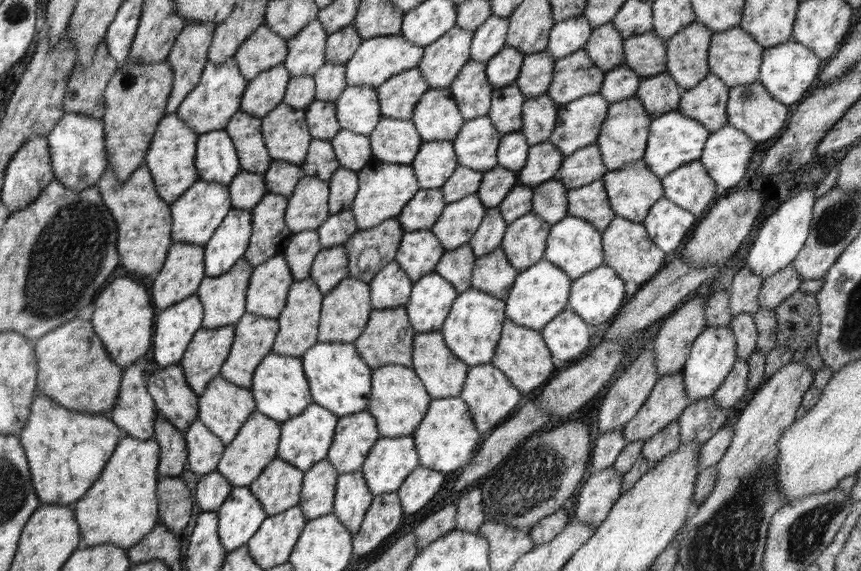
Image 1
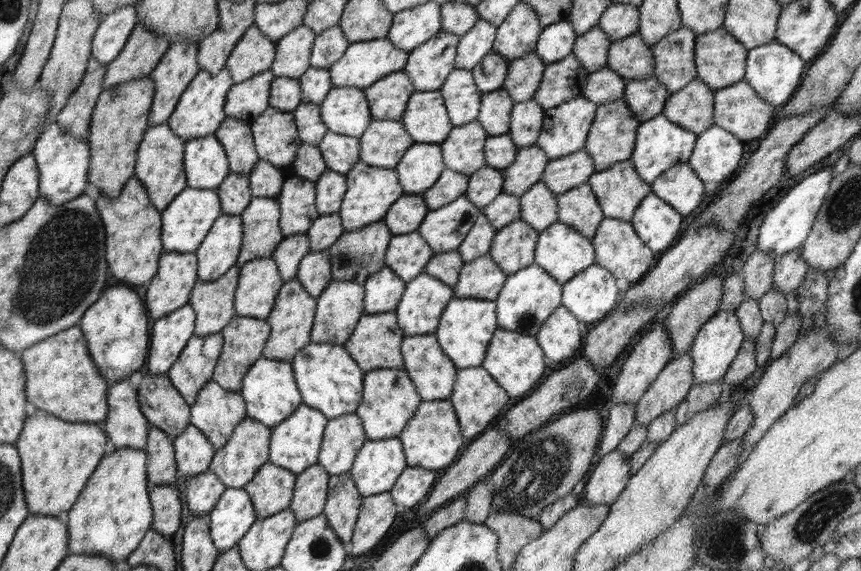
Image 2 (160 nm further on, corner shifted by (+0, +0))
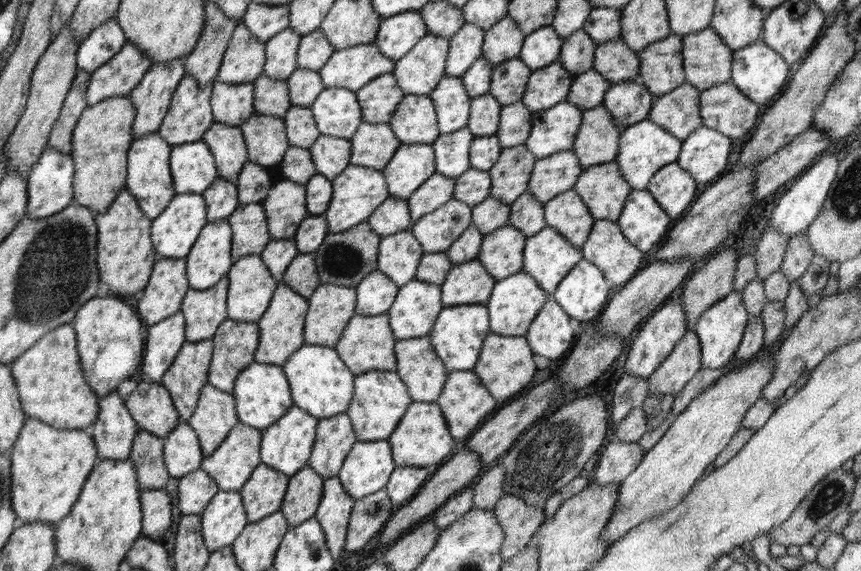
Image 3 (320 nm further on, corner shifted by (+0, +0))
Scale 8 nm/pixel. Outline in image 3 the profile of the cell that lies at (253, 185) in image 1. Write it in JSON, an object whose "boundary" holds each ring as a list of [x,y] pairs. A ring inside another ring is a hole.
{"boundary":[[[221,176],[201,194],[207,204],[207,222],[227,219],[239,205],[237,186],[234,181]]]}

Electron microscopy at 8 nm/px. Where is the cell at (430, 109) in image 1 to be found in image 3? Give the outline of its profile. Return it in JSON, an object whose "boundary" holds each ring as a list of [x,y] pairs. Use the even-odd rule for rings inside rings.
{"boundary":[[[404,95],[388,123],[404,144],[431,145],[440,136],[436,107],[429,95]]]}

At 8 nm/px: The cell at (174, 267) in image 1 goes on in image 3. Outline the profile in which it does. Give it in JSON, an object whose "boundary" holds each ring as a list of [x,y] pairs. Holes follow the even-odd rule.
{"boundary":[[[157,258],[138,306],[138,316],[153,326],[177,314],[188,292],[185,258]]]}

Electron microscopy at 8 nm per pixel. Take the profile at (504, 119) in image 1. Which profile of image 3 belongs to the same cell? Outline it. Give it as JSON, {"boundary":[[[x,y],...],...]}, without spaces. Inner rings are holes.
{"boundary":[[[489,92],[479,97],[471,97],[471,100],[467,129],[476,137],[495,135],[503,106]]]}

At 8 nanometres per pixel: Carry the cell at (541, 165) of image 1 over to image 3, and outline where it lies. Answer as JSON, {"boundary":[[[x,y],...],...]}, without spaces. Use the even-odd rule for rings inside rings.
{"boundary":[[[525,144],[503,148],[498,162],[489,170],[489,196],[511,205],[527,191],[536,161],[537,158]]]}

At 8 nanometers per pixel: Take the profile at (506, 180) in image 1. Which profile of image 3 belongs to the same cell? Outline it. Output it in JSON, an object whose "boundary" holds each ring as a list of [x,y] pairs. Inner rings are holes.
{"boundary":[[[470,168],[465,173],[455,177],[453,198],[473,207],[489,197],[490,189],[491,176],[489,171]]]}

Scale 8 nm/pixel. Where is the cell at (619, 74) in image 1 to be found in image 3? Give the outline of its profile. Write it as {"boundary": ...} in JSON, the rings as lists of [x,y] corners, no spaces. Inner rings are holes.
{"boundary":[[[593,68],[574,76],[565,102],[584,110],[602,105],[604,93],[614,85]]]}

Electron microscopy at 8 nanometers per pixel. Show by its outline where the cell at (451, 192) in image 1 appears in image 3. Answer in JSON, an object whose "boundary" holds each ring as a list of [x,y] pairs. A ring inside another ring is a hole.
{"boundary":[[[434,173],[423,182],[407,199],[410,209],[410,224],[408,230],[414,223],[425,214],[440,208],[453,198],[455,178],[448,178],[443,174]]]}

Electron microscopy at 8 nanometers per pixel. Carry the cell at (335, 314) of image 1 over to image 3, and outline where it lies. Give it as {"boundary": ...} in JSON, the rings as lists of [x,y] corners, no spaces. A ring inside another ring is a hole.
{"boundary":[[[321,283],[309,302],[304,324],[304,341],[308,345],[333,348],[342,338],[350,318],[356,314],[357,292],[354,286]]]}

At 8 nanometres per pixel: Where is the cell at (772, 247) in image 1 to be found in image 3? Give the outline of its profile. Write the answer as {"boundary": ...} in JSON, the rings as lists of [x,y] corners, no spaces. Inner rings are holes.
{"boundary":[[[822,154],[813,166],[810,165],[796,178],[796,184],[791,186],[777,202],[771,214],[770,229],[785,234],[787,238],[806,231],[818,216],[838,169],[839,161],[836,160],[836,156]]]}

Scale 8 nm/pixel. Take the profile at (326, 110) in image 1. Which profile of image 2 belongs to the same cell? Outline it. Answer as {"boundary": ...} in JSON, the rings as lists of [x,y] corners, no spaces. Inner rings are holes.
{"boundary":[[[302,101],[294,110],[295,125],[302,143],[319,145],[326,132],[329,131],[322,120],[321,113],[320,106],[305,101]]]}

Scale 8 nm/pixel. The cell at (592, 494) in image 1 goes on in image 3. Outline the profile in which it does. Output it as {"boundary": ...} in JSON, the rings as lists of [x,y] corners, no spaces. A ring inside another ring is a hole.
{"boundary":[[[613,441],[604,448],[600,461],[591,475],[600,486],[621,483],[639,465],[645,456],[637,442]]]}

